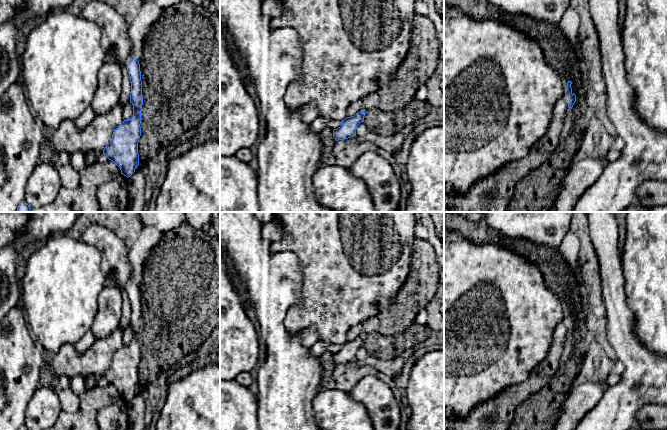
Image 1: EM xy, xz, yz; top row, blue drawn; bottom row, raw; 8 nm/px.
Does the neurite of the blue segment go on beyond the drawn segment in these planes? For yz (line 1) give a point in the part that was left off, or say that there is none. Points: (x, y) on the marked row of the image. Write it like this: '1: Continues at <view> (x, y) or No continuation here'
1: No continuation here

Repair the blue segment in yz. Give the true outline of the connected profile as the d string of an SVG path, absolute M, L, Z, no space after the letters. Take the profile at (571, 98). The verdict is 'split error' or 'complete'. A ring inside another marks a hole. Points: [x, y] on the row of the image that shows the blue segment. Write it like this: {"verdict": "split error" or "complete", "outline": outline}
{"verdict": "complete", "outline": "M568 81L567 88L565 89L565 99L567 100L569 110L572 109L576 102L576 95L572 93L571 84L571 81Z"}

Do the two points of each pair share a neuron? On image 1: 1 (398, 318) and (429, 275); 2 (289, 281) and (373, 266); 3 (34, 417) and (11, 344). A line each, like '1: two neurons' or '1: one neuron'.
1: one neuron
2: two neurons
3: two neurons

